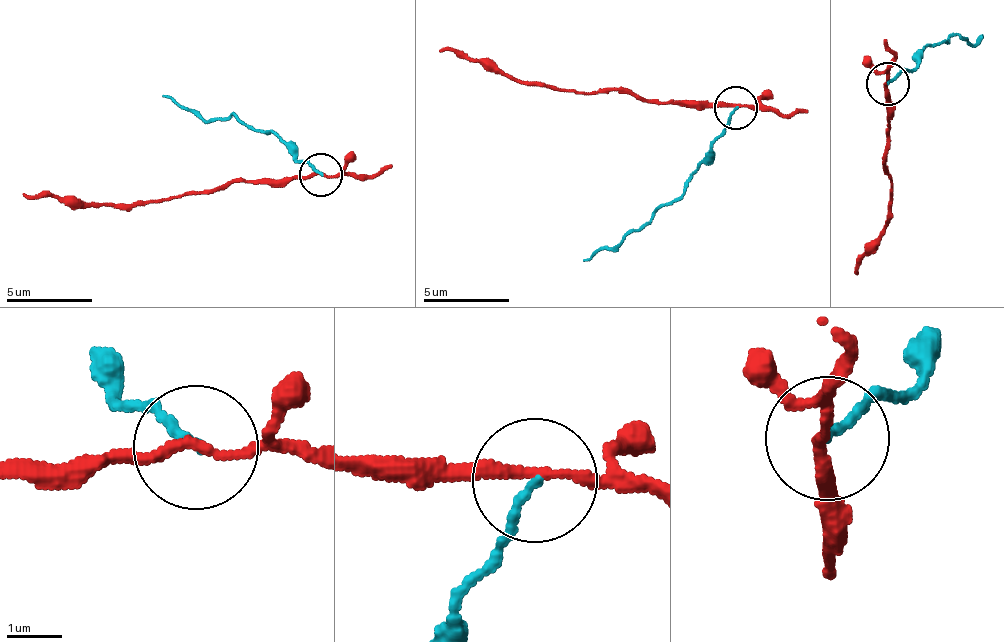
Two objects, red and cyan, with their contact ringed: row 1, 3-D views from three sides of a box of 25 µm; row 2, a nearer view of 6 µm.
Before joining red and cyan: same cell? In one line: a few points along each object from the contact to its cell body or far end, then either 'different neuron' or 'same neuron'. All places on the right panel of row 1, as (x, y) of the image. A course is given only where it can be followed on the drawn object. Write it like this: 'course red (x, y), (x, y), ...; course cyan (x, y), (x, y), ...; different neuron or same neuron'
course red (889, 82), (885, 158), (893, 186), (889, 222), (857, 273); course cyan (889, 82), (917, 67), (923, 46), (947, 38), (967, 46), (983, 39); different neuron

